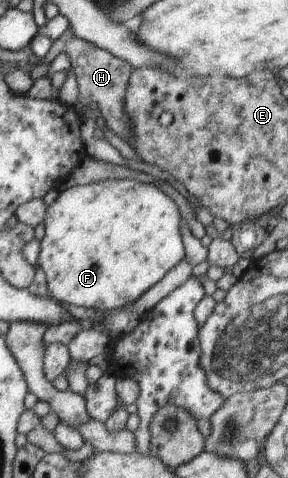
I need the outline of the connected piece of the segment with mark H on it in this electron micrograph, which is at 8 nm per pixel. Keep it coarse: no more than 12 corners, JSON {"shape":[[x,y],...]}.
{"shape":[[68,28],[36,65],[70,58],[80,115],[130,144],[122,107],[129,64]]}

